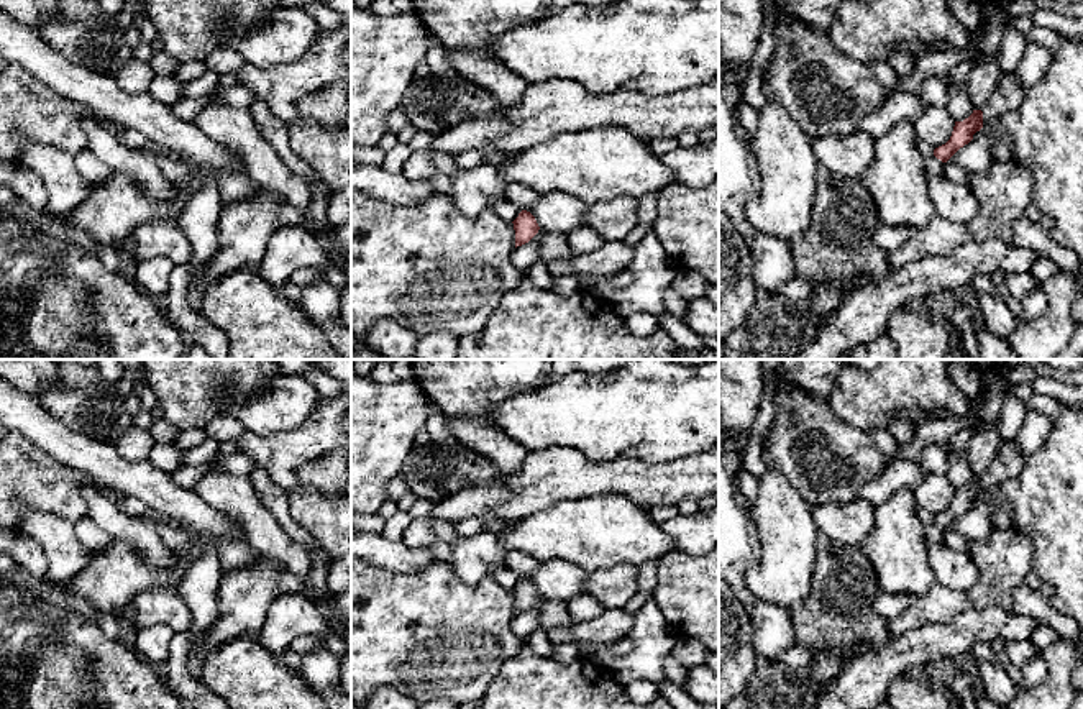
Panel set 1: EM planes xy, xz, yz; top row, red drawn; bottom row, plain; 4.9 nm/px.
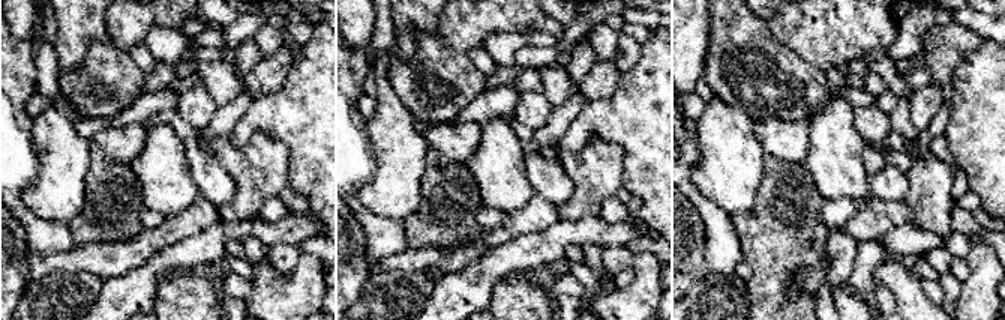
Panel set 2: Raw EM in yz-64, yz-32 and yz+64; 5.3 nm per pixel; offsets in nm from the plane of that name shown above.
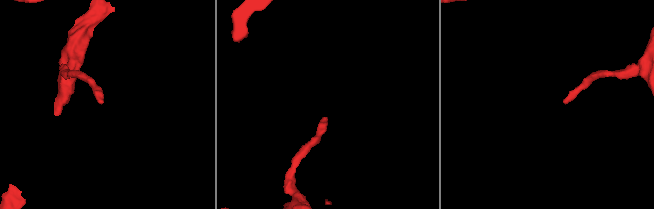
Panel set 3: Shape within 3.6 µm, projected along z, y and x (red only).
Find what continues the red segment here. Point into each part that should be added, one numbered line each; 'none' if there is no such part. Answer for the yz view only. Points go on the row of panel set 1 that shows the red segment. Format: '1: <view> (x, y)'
1: yz (934, 166)

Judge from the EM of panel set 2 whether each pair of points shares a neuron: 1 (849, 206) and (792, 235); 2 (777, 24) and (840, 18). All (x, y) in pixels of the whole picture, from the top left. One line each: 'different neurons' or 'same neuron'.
1: different neurons
2: same neuron

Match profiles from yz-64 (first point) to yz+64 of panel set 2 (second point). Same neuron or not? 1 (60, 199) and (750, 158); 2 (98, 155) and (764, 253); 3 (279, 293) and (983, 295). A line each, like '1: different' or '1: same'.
1: same
2: same
3: same

